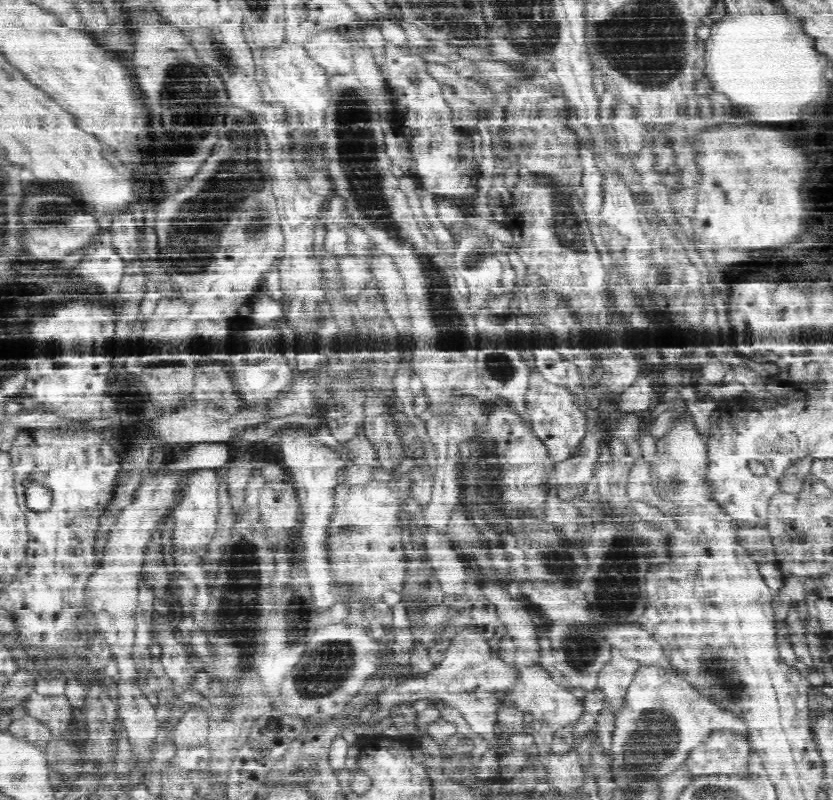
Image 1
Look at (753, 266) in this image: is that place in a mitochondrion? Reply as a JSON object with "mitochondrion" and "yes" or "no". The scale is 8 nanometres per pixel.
{"mitochondrion":"no"}

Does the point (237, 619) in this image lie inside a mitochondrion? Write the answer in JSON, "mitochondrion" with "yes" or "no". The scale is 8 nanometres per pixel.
{"mitochondrion":"yes"}

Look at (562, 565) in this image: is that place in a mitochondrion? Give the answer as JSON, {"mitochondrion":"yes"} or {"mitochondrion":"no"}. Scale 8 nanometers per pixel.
{"mitochondrion":"yes"}

